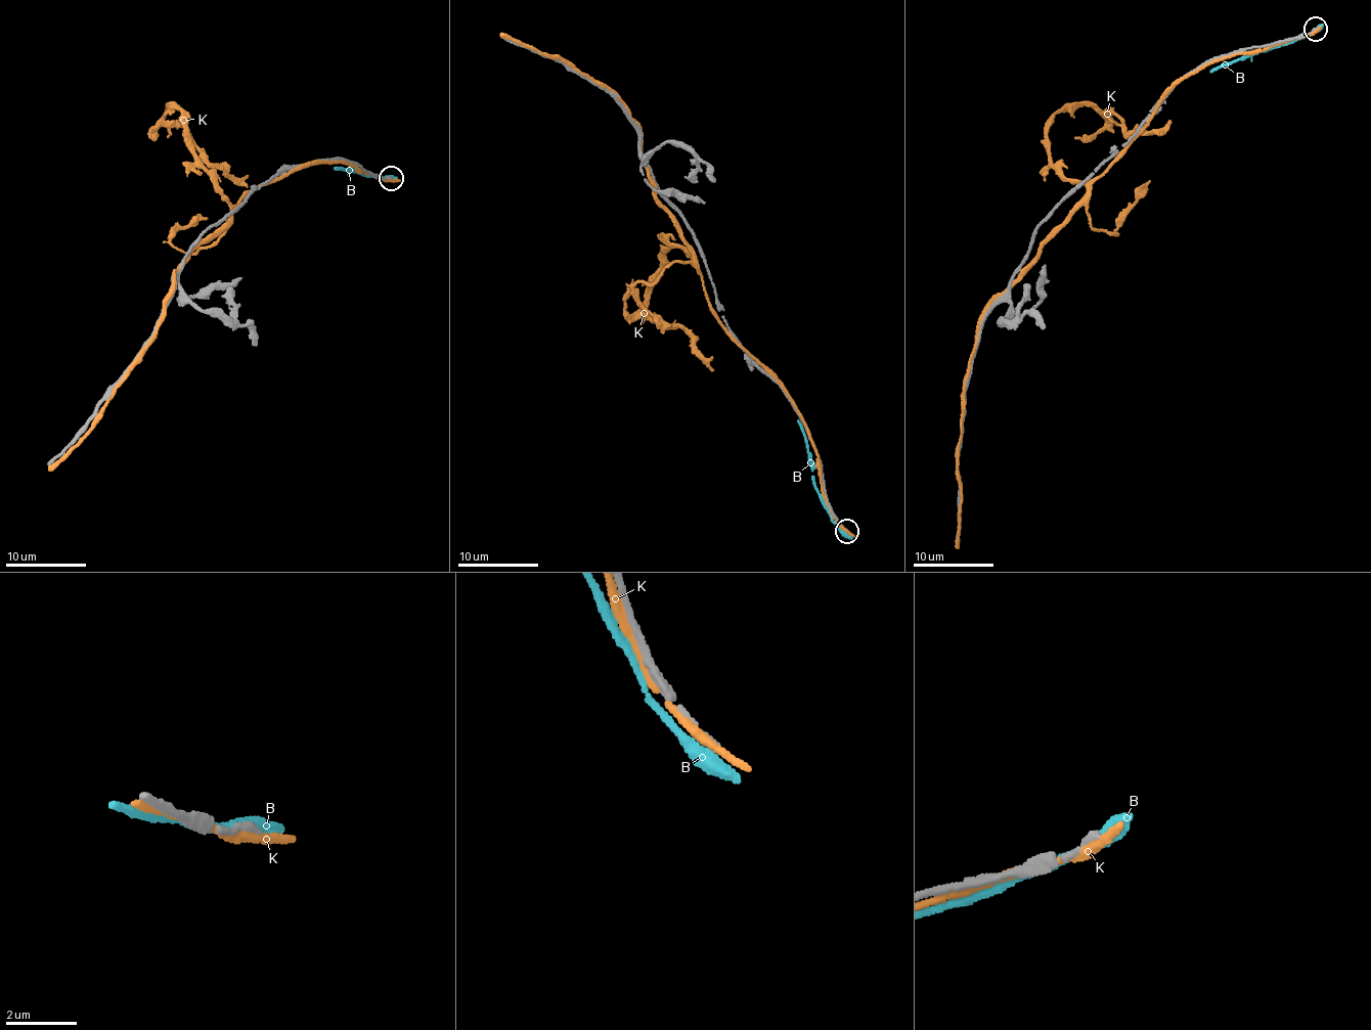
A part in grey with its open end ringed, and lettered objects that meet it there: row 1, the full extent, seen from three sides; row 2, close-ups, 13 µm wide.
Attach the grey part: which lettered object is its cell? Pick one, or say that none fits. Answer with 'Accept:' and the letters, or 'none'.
Accept: none

